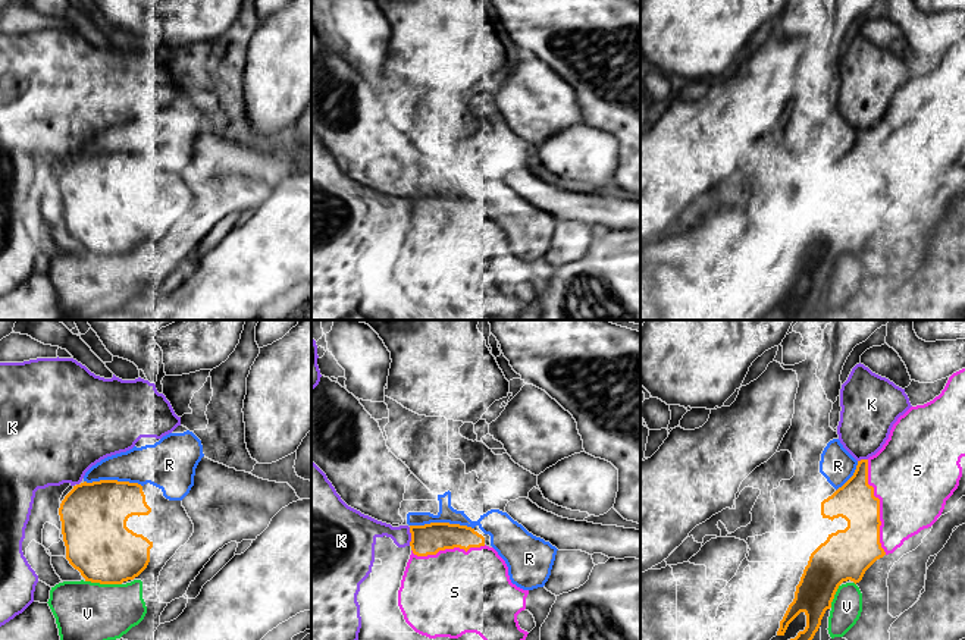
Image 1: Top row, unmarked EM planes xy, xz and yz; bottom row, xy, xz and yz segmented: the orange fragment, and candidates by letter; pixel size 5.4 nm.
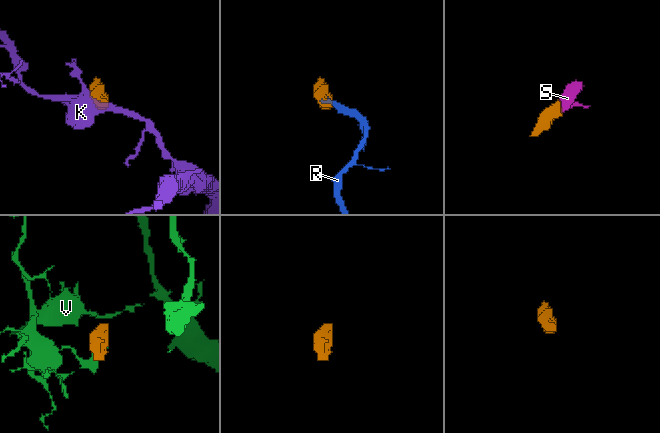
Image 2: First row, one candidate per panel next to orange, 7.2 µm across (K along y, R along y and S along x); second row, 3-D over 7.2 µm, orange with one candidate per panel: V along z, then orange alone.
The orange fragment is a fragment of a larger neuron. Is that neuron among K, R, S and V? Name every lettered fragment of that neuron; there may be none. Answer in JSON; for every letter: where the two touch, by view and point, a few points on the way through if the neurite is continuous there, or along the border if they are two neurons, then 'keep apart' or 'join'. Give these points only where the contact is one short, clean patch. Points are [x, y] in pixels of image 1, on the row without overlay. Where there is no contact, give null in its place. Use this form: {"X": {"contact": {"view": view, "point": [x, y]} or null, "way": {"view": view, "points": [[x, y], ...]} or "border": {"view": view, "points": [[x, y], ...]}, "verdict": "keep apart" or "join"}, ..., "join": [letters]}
{"K": {"contact": {"view": "xz", "point": [411, 207]}, "border": {"view": "xz", "points": [[409, 198], [410, 216]]}, "verdict": "keep apart"}, "R": {"contact": {"view": "xz", "point": [442, 194]}, "border": {"view": "xz", "points": [[410, 195], [458, 194], [473, 200]]}, "verdict": "keep apart"}, "S": {"contact": {"view": "yz", "point": [879, 178]}, "verdict": "join"}, "V": {"contact": {"view": "xy", "point": [103, 254]}, "border": {"view": "xy", "points": [[85, 251], [121, 256]]}, "verdict": "keep apart"}, "join": ["S"]}

